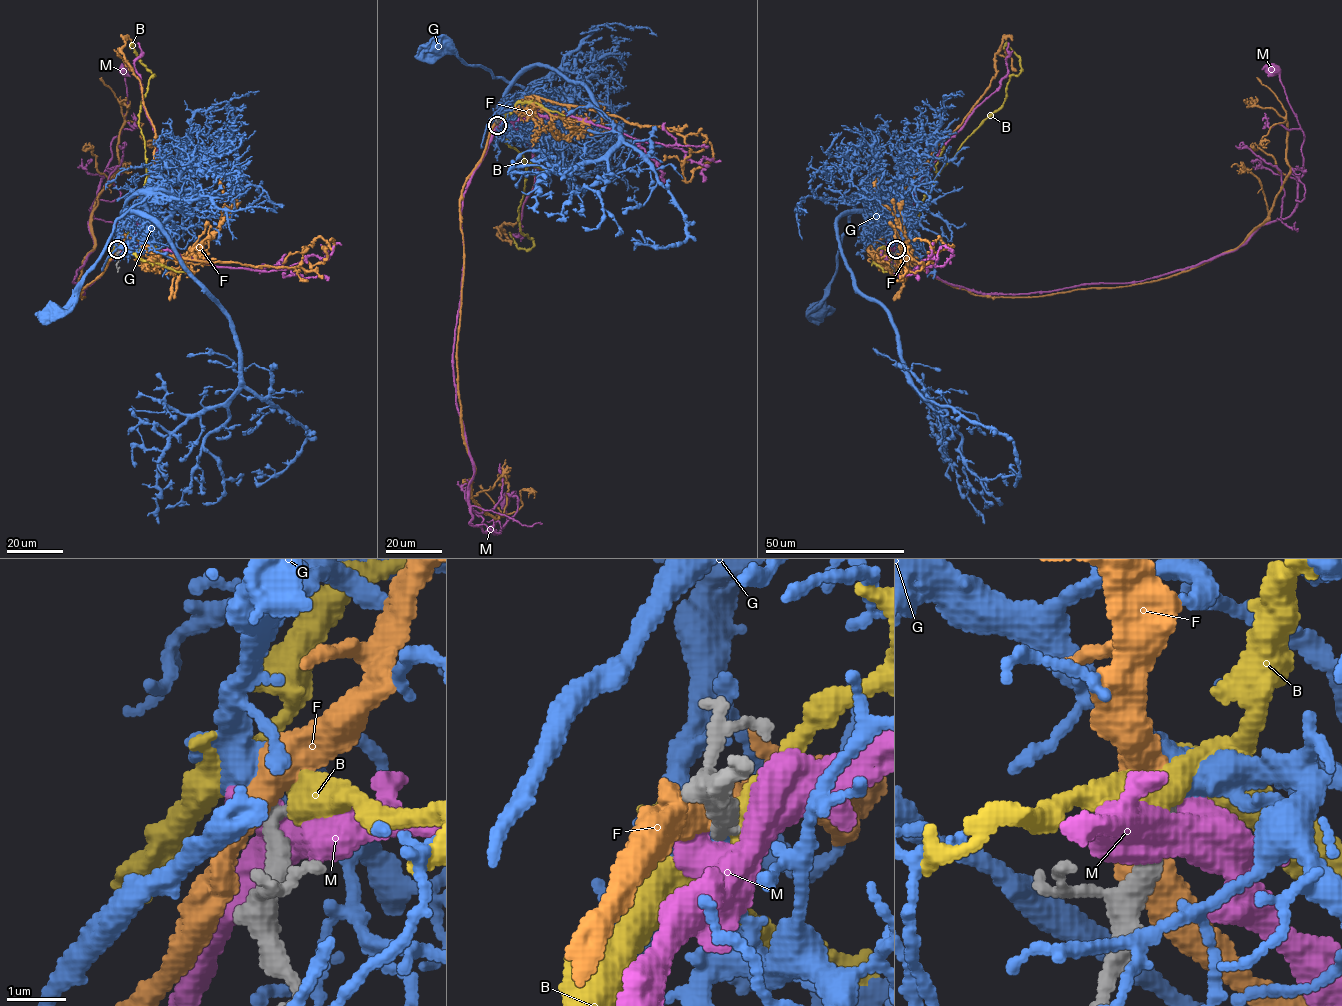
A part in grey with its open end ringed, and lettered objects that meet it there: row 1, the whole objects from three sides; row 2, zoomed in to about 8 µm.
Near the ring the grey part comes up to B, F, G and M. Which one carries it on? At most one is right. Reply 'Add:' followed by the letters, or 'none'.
Add: G

